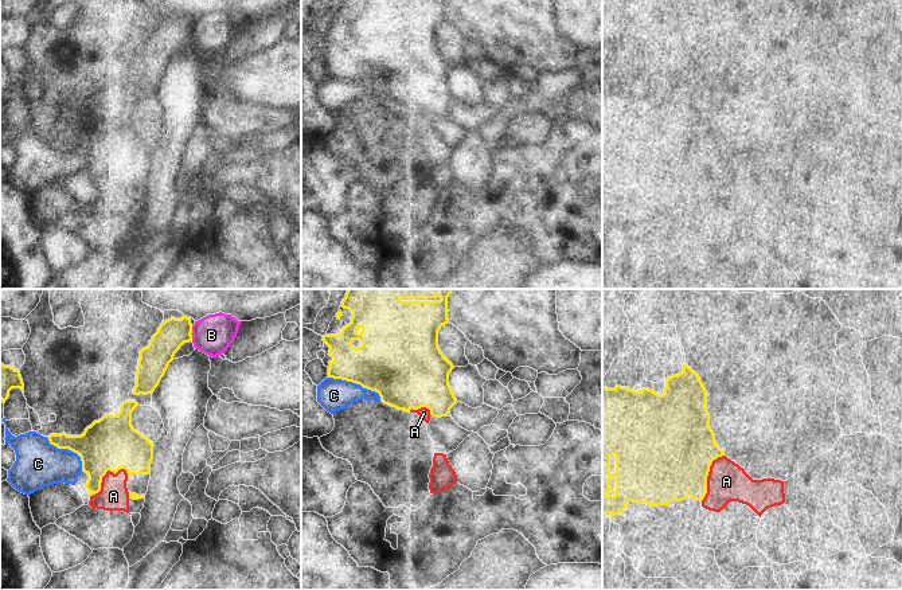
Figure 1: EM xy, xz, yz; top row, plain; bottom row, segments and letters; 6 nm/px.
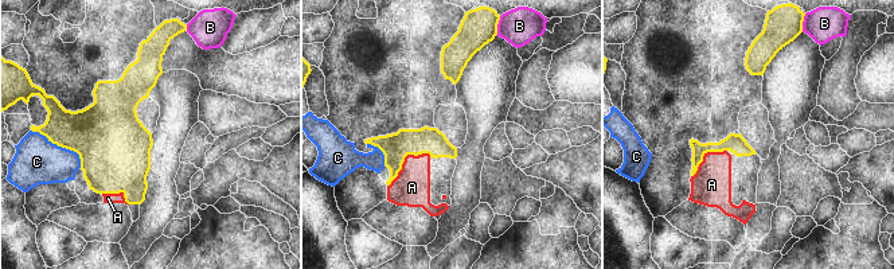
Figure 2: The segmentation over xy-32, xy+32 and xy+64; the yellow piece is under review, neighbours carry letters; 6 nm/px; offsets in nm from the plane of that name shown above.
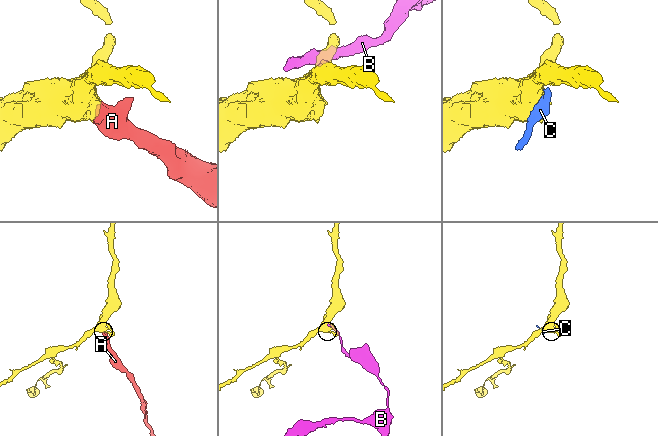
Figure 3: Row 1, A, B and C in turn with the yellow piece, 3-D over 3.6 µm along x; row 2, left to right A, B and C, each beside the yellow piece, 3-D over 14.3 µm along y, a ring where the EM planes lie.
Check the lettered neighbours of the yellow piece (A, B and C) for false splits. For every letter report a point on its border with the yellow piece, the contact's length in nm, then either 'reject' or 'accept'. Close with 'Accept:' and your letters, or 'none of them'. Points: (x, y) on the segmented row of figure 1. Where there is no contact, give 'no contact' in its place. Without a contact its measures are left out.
A: xy (104, 475) | 280 nm | accept
B: xy (191, 332) | 100 nm | reject
C: xz (356, 383) | 360 nm | reject
Accept: A

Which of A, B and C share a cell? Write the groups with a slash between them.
A / B / C

